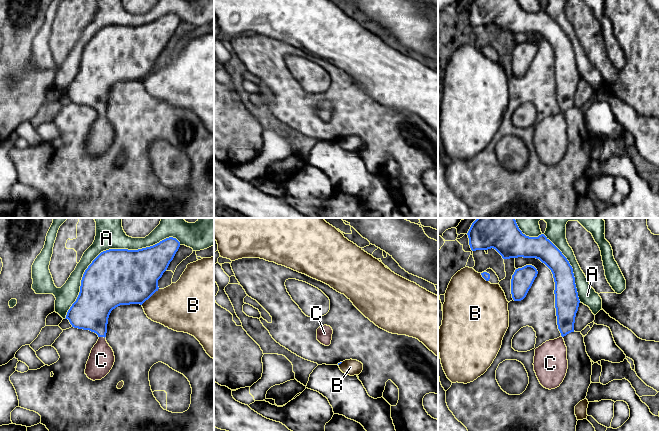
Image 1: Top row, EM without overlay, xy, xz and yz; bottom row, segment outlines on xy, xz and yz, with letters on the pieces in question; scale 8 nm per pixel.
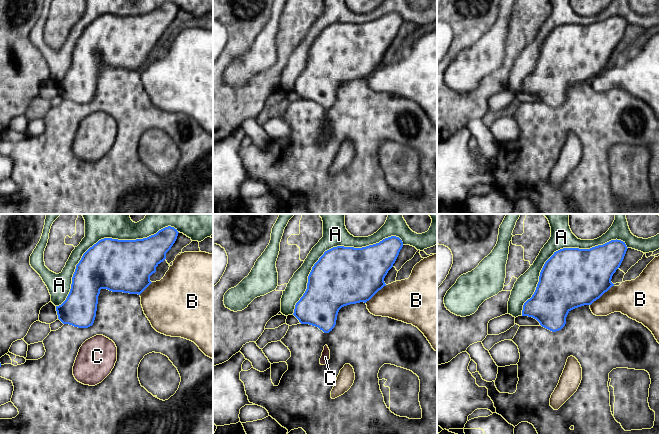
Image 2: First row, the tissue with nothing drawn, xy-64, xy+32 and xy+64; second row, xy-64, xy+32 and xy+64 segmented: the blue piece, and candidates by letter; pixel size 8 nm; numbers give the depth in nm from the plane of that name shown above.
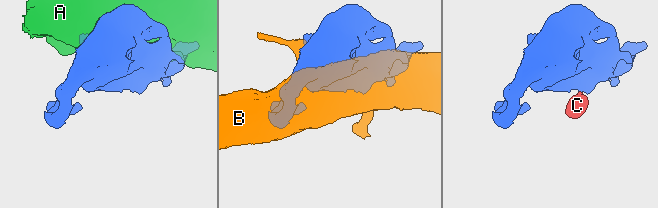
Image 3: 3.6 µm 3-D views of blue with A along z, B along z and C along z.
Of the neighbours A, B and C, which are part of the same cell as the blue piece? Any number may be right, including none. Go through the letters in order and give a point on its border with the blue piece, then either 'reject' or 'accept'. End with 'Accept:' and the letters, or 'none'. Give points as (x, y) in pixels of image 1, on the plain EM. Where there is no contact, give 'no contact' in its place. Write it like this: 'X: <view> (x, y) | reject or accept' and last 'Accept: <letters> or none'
A: xy (107, 26) | reject
B: xy (149, 73) | reject
C: xy (102, 112) | accept
Accept: C

